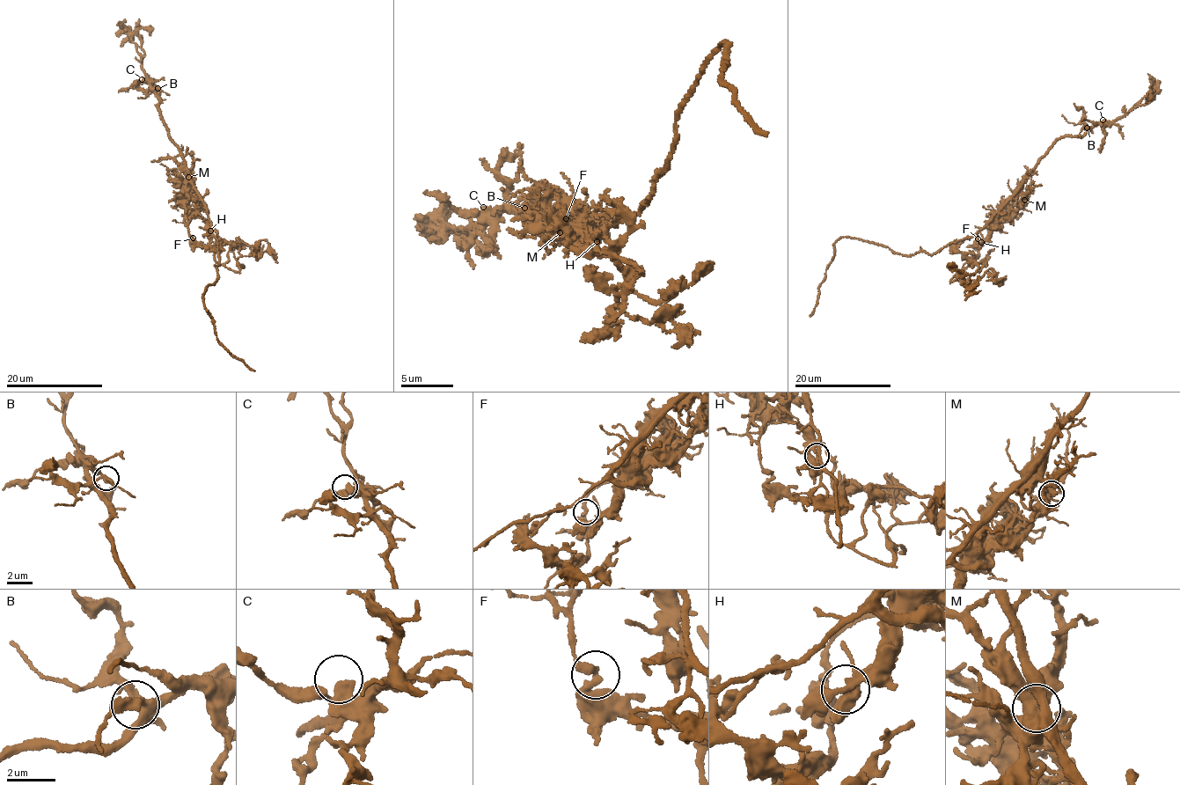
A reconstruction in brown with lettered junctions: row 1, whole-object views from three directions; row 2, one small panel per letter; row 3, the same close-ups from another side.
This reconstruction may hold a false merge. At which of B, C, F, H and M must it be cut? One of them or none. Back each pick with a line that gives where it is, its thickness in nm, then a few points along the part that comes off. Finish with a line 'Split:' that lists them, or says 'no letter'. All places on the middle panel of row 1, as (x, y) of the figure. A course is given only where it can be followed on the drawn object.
F: (566, 218) | 320 nm | (566, 217), (570, 248), (638, 267), (639, 276), (619, 295), (630, 317), (659, 322), (692, 341)
Split: F

